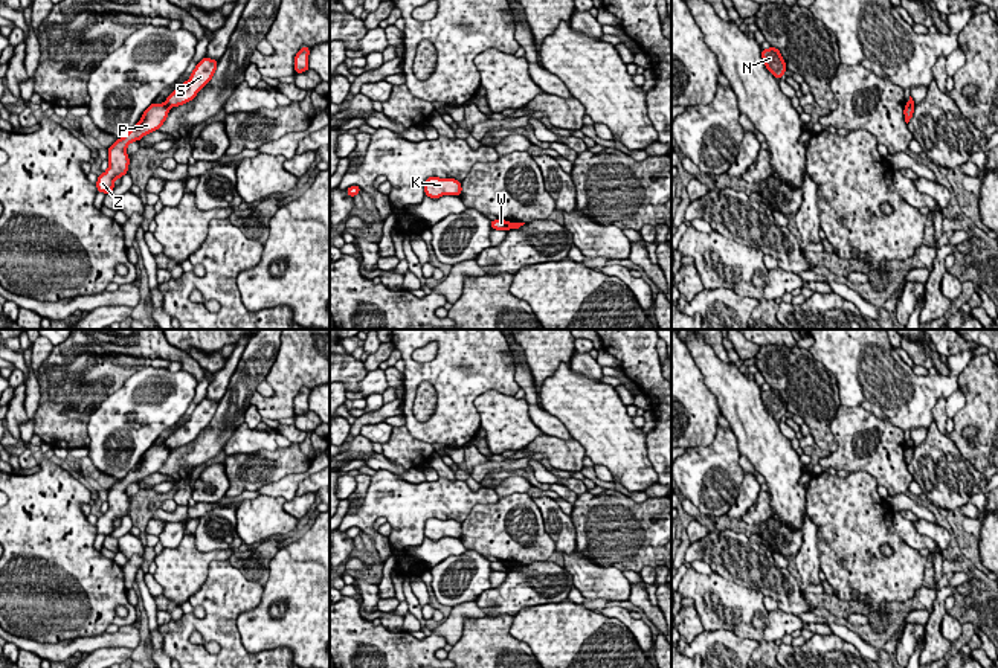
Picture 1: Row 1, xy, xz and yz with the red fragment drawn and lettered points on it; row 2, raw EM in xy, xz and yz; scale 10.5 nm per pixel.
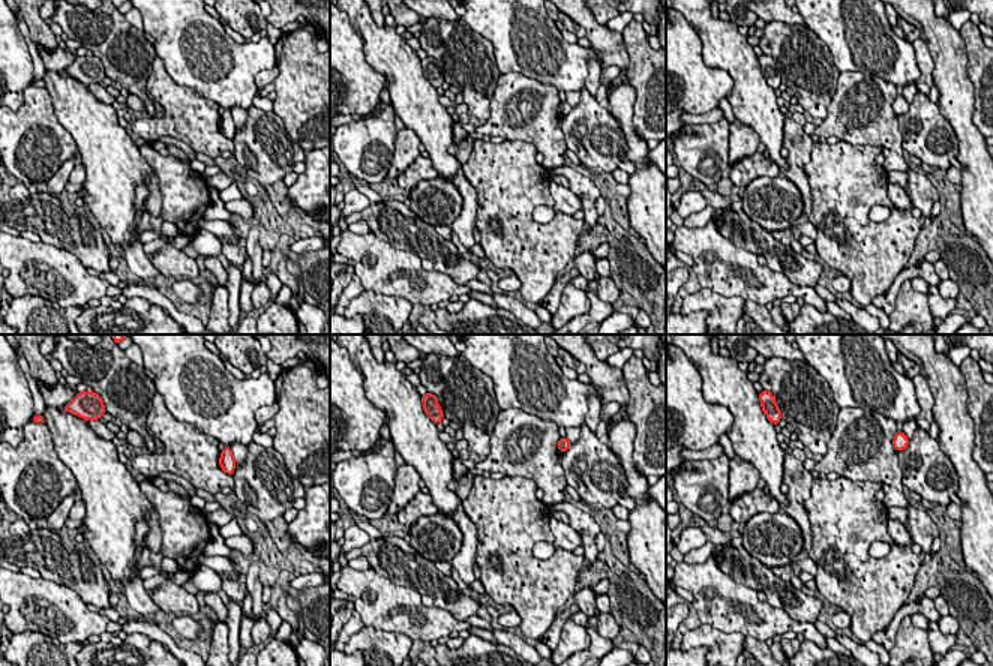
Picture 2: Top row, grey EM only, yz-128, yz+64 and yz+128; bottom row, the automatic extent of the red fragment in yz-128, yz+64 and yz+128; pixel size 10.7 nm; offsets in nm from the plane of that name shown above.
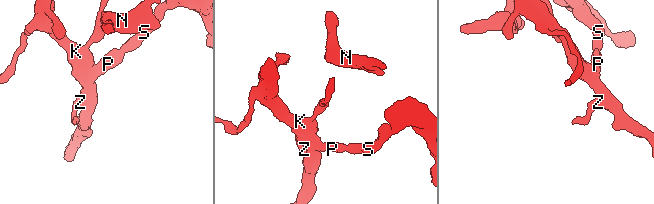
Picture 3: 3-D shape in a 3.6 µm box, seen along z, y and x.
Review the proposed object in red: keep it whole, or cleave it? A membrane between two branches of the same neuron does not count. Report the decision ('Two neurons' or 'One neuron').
Two neurons

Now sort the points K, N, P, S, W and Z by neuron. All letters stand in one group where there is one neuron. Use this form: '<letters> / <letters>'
K P W Z / N S

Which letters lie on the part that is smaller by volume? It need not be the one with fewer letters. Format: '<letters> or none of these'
N, S

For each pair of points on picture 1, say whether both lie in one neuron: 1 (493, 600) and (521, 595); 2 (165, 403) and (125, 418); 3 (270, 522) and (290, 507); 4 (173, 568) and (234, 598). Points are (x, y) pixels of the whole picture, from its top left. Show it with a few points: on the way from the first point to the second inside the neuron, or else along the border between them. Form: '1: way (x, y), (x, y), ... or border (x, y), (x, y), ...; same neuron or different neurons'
1: way (499, 600), (515, 595); same neuron
2: way (156, 403), (148, 403), (135, 417); same neuron
3: border (286, 500), (284, 508), (302, 522); different neurons
4: border (228, 558), (209, 565), (206, 580), (188, 600); different neurons

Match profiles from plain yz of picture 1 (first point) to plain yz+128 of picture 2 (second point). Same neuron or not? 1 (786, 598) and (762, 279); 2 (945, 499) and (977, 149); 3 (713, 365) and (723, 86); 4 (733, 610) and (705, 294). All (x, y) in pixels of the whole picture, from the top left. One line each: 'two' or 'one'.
1: two
2: two
3: two
4: two

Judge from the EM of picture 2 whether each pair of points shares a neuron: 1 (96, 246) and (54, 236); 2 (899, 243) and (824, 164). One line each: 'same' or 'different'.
1: same
2: same

